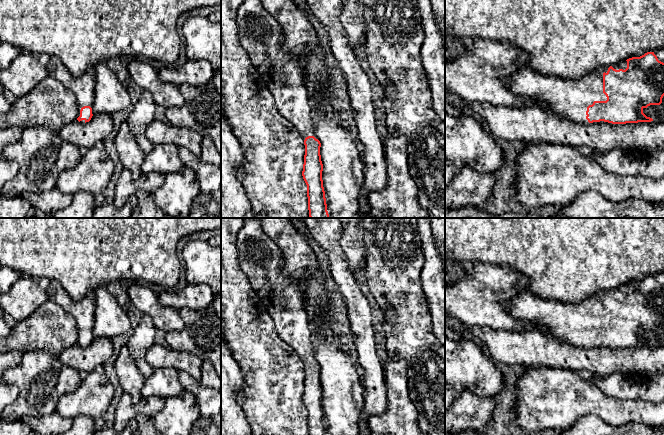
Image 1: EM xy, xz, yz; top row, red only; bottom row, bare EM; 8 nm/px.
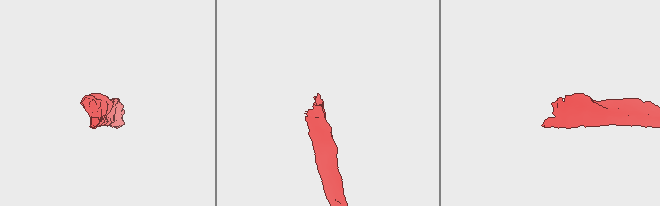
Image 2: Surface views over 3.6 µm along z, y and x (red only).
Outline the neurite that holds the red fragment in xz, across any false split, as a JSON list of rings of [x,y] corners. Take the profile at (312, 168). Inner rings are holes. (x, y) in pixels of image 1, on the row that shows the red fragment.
[[[243,0],[237,11],[236,21],[240,44],[246,50],[251,64],[259,74],[260,81],[274,96],[275,108],[294,125],[304,140],[305,155],[302,176],[307,185],[309,217],[330,218],[322,180],[321,143],[314,130],[313,108],[309,92],[304,85],[304,76],[297,60],[283,48],[284,32],[282,27],[264,9],[262,0]]]

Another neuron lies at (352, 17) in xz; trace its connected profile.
[[[342,0],[342,3],[340,21],[347,33],[349,46],[356,51],[366,34],[363,9],[357,5],[357,0]]]

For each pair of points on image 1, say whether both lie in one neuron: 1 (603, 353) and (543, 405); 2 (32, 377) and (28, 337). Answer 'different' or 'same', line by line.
1: different
2: different

